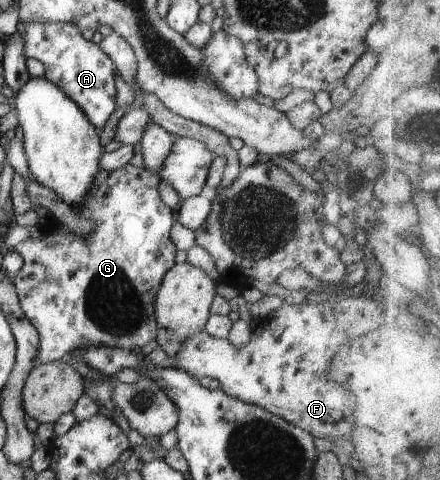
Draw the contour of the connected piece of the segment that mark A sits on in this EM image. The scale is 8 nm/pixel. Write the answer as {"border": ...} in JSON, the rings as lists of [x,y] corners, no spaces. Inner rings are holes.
{"border":[[[25,23],[24,55],[35,58],[45,66],[46,79],[75,101],[95,128],[104,127],[115,111],[115,69],[111,59],[95,43],[86,41],[81,29],[71,23]]]}

